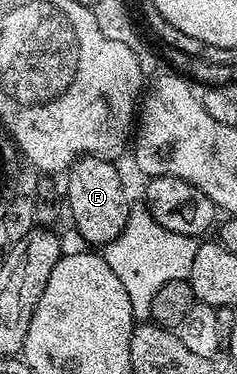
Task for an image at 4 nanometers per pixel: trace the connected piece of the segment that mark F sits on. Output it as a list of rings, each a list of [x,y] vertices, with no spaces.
[[[80,156],[67,172],[67,194],[69,195],[68,215],[72,227],[84,238],[86,245],[104,246],[110,244],[127,226],[131,203],[125,197],[125,184],[117,173],[113,160],[101,156]]]

